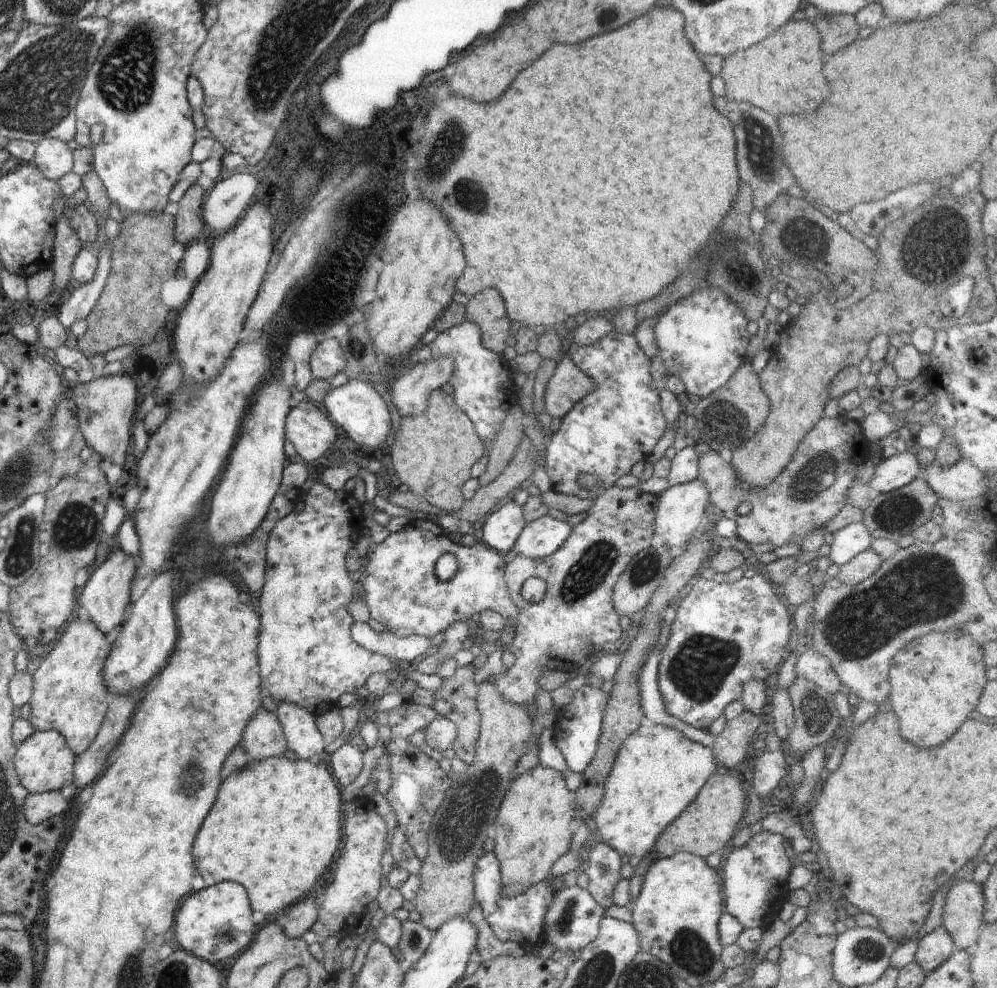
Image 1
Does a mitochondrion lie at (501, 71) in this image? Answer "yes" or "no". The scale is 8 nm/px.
no

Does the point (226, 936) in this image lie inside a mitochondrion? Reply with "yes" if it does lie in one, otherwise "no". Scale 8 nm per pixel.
yes

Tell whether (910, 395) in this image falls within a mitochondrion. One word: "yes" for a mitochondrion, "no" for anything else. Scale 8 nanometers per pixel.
no

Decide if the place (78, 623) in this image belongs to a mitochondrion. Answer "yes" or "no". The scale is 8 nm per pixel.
no

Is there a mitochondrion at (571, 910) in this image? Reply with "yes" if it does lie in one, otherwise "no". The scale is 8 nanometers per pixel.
yes

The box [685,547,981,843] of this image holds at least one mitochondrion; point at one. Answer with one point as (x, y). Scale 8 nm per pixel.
(929, 585)

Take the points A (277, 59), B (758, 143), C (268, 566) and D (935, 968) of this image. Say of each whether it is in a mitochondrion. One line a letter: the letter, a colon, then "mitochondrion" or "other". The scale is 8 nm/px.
A: mitochondrion
B: mitochondrion
C: other
D: other

